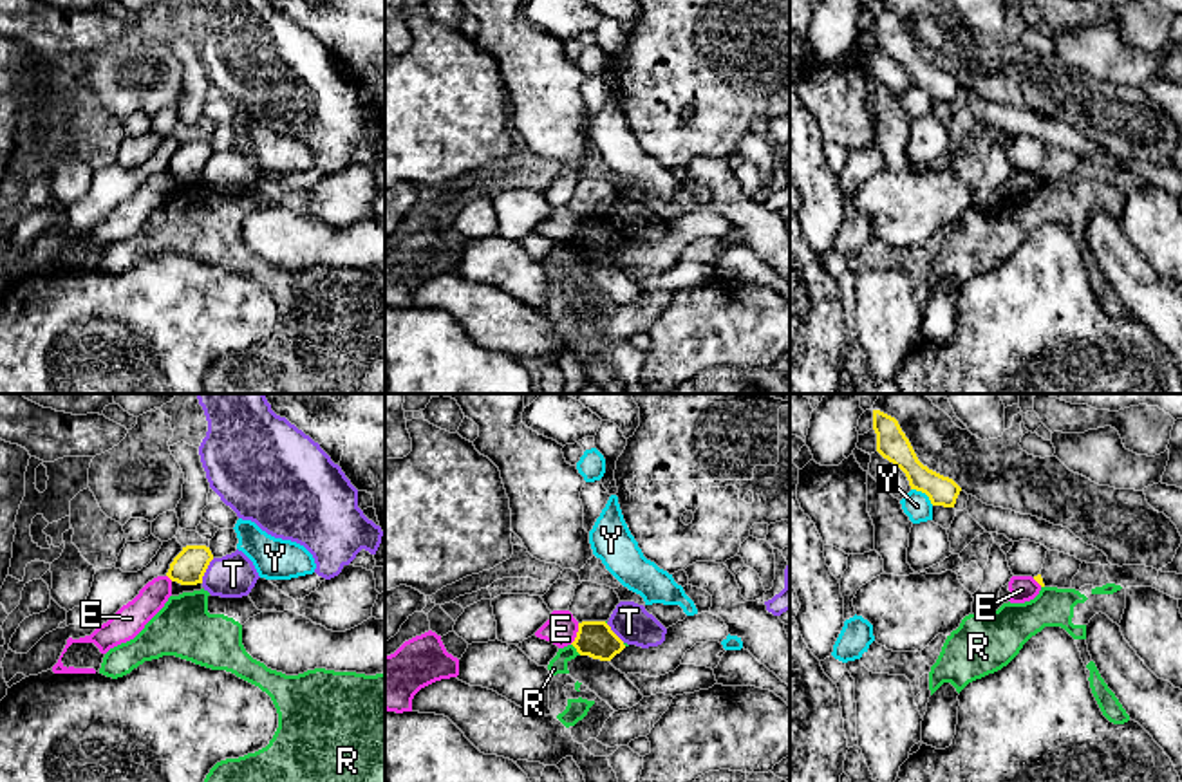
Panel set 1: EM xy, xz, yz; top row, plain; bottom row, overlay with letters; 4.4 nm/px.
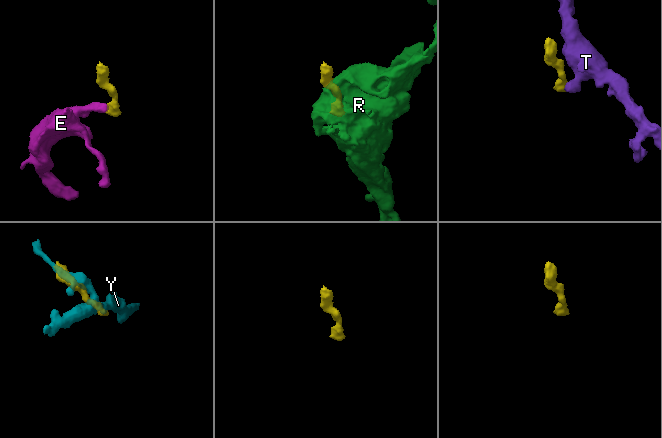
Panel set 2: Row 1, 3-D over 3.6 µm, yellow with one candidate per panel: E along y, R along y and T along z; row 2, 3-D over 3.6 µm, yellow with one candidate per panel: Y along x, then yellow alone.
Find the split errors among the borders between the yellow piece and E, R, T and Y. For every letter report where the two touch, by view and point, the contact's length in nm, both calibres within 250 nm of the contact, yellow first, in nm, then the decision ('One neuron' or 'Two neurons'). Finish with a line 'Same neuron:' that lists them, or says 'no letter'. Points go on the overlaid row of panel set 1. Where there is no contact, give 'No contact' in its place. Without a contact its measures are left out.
E: Touches yellow at xz (577, 634). Shared border 100 nm. Thickness 160 nm (yellow) against 150 nm. Two neurons
R: Touches yellow at xz (575, 647). Shared border 70 nm. Thickness 160 nm (yellow) against 80 nm. Two neurons
T: Touches yellow at xy (205, 571). Shared border 130 nm. Thickness 150 nm (yellow) against 190 nm. Two neurons
Y: Touches yellow at yz (924, 492). Shared border 130 nm. Thickness 140 nm (yellow) against 120 nm. Two neurons
Same neuron: no letter

